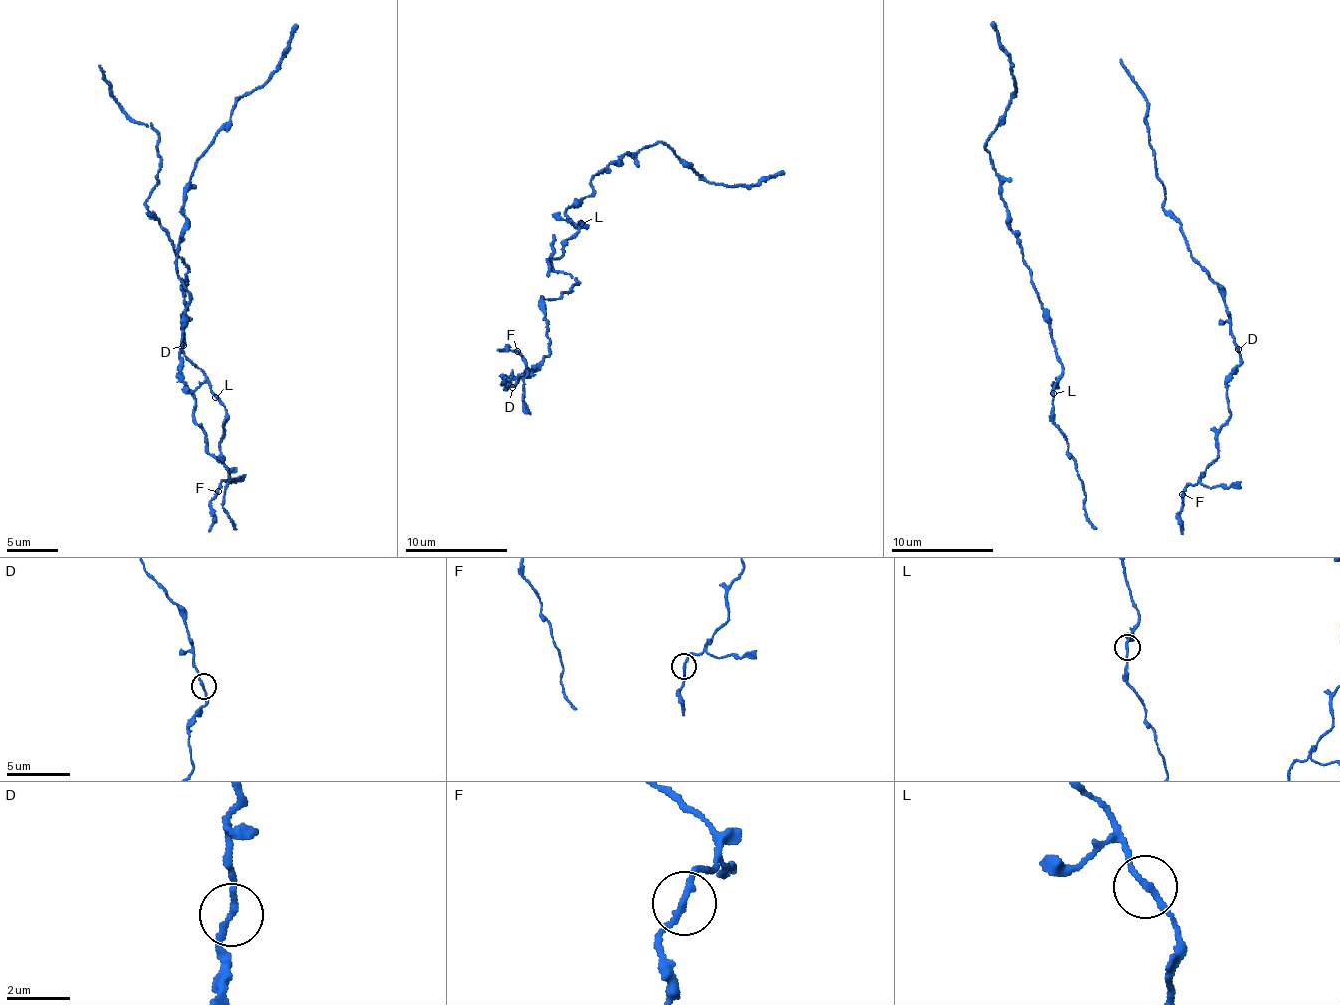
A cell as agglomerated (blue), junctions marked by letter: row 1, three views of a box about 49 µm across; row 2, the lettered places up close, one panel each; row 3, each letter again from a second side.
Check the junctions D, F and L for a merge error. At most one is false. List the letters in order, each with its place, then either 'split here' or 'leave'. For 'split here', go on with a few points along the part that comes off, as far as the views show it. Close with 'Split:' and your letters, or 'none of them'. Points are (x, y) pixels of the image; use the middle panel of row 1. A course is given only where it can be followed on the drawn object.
D: place (512, 387); leave
F: place (517, 351); leave
L: place (581, 223); leave
Split: none of them

